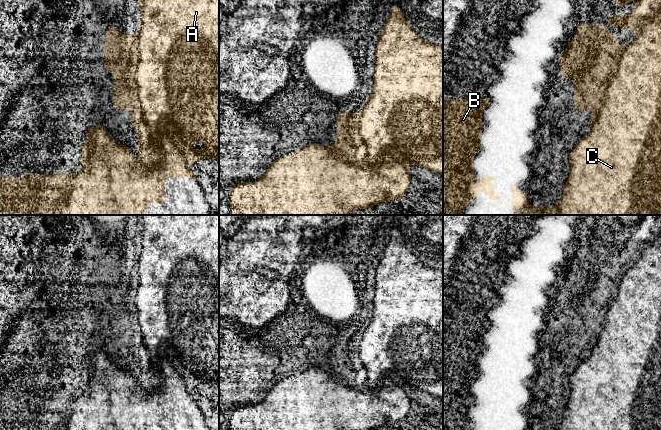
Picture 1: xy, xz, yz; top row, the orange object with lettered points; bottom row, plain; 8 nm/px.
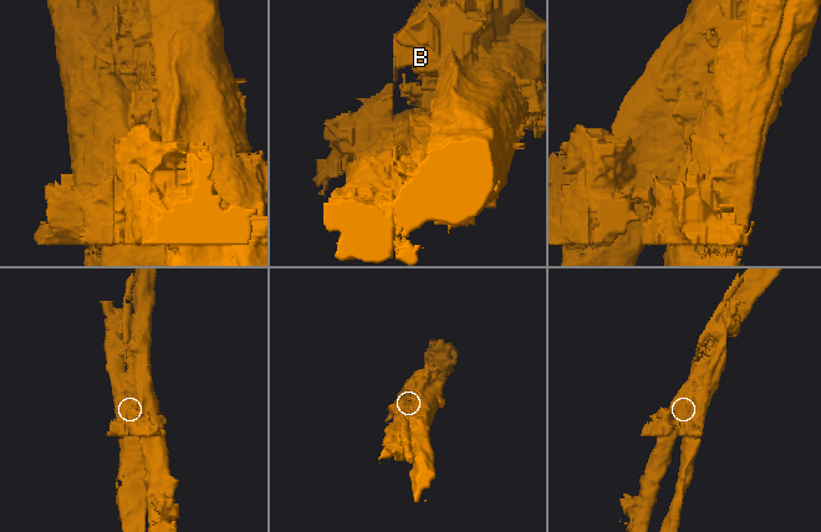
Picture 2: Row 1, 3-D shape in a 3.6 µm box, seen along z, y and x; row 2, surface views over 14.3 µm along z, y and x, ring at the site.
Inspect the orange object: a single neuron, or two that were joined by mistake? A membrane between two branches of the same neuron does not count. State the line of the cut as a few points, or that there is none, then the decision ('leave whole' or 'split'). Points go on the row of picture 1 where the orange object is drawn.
xz (354, 126), (370, 158), (399, 163), (380, 201) | split

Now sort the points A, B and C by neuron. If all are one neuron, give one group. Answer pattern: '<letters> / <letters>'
A B / C

